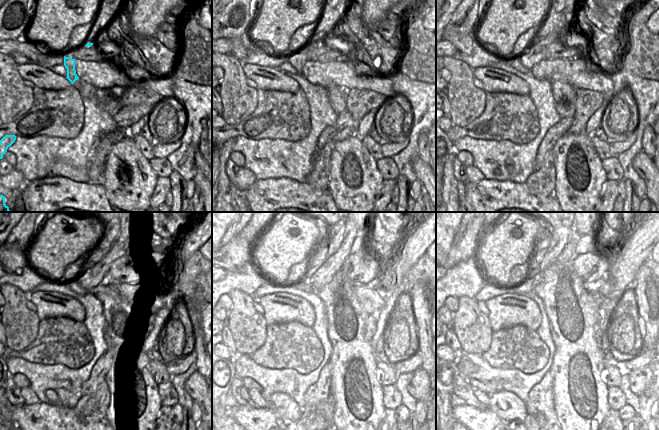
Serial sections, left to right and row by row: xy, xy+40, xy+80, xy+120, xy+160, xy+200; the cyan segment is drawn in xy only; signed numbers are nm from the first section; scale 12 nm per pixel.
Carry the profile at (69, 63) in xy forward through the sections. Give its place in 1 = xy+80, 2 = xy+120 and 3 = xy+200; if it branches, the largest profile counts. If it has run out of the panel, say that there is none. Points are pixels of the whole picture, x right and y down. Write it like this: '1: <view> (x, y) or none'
1: xy+80 (534, 54)
2: xy+120 (90, 278)
3: xy+200 (568, 253)

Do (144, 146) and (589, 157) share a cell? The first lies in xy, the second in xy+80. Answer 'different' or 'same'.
different

